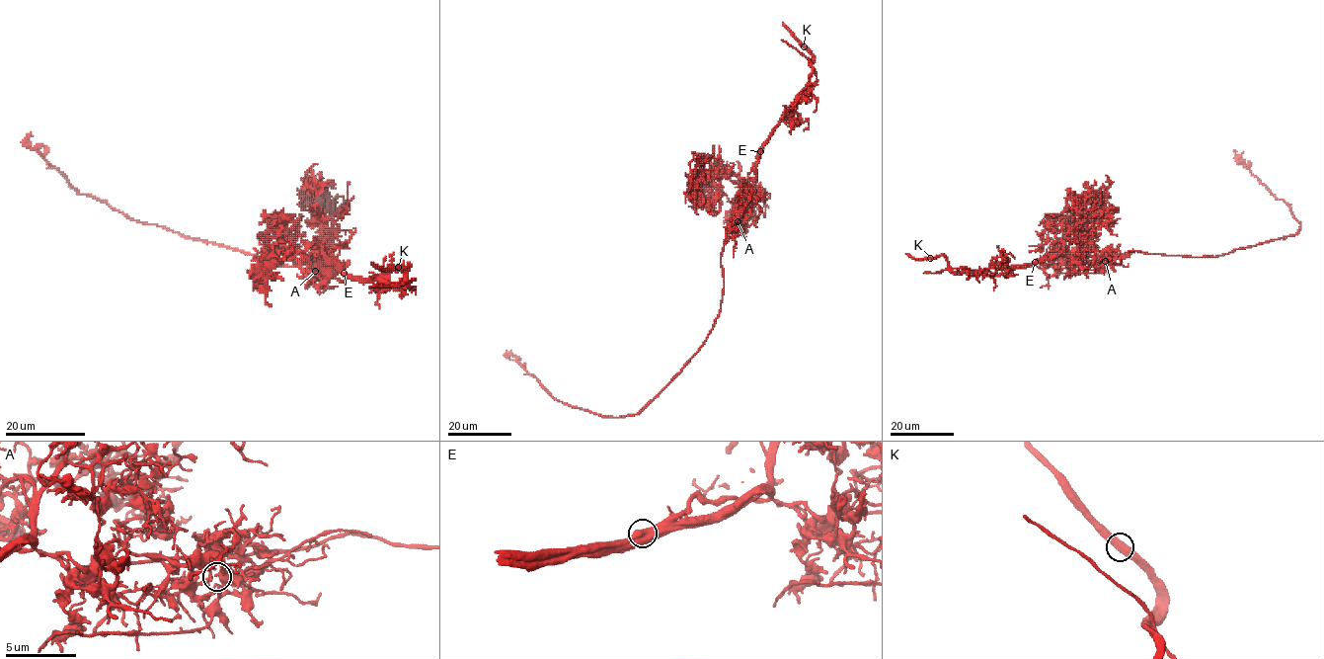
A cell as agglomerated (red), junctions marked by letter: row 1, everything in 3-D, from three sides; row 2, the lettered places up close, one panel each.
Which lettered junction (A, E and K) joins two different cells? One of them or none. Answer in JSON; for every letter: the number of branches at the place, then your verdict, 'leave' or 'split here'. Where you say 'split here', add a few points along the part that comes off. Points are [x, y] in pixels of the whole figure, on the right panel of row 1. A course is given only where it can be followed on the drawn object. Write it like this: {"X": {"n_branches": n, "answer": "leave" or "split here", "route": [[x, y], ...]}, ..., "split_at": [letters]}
{"A": {"n_branches": 2, "answer": "leave"}, "E": {"n_branches": 2, "answer": "split here", "route": [[1035, 262], [1135, 251], [1213, 257], [1296, 234], [1289, 206], [1234, 149]]}, "K": {"n_branches": 2, "answer": "leave"}, "split_at": ["E"]}

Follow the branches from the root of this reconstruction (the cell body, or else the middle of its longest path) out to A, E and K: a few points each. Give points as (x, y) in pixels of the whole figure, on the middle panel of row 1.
A: (721, 300), (722, 250), (726, 236), (738, 221)
E: (721, 300), (721, 255), (727, 229), (747, 189), (748, 174), (761, 151)
K: (721, 300), (721, 255), (727, 229), (747, 189), (748, 174), (762, 145), (808, 82), (812, 56), (804, 46)

